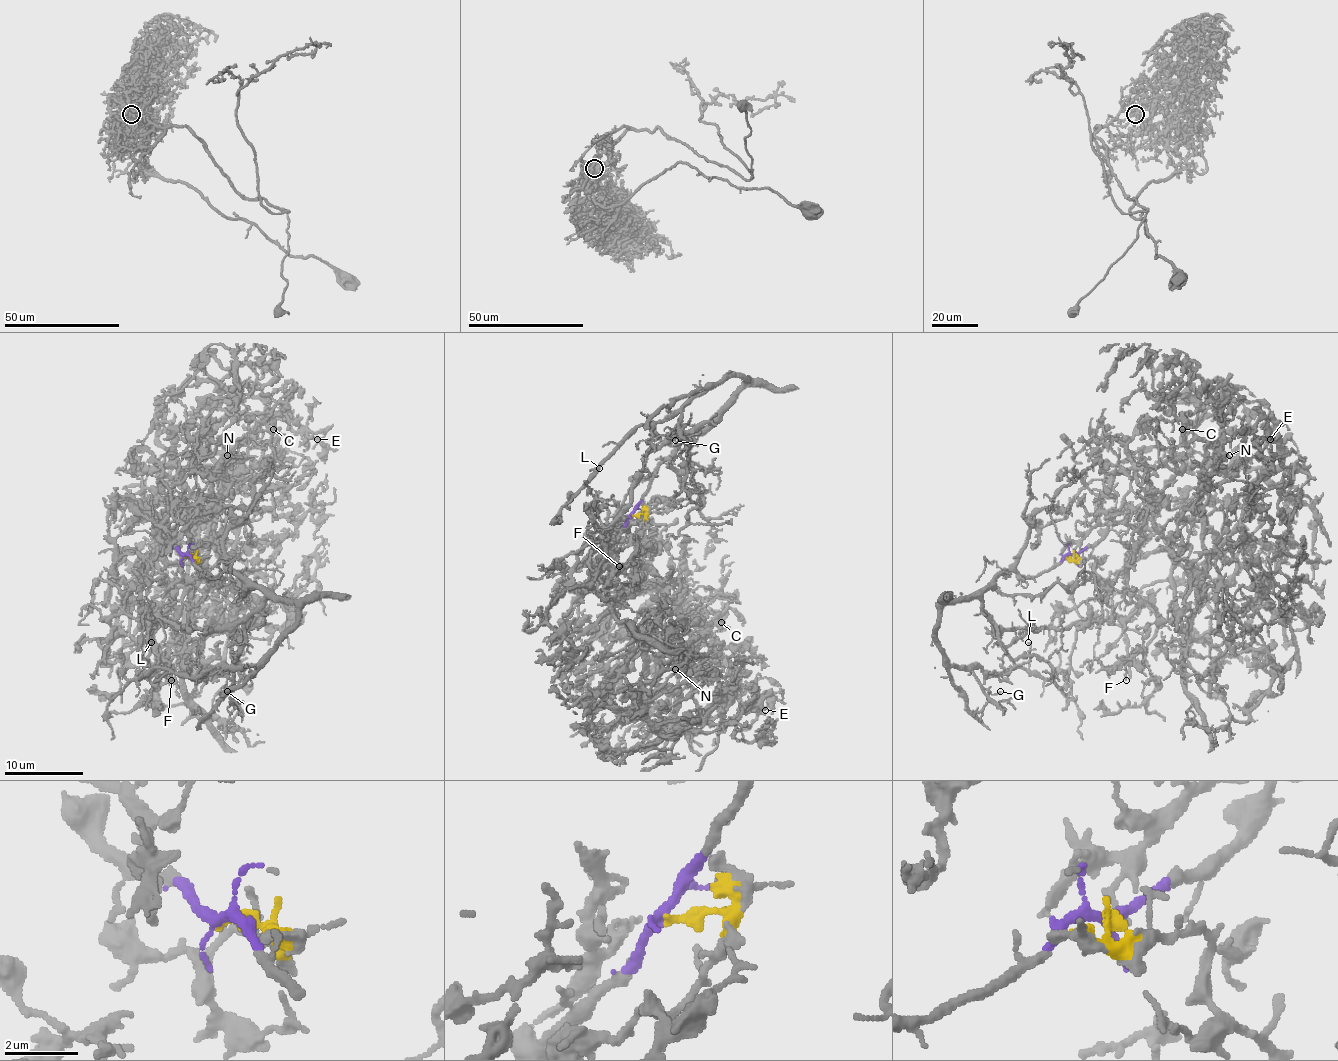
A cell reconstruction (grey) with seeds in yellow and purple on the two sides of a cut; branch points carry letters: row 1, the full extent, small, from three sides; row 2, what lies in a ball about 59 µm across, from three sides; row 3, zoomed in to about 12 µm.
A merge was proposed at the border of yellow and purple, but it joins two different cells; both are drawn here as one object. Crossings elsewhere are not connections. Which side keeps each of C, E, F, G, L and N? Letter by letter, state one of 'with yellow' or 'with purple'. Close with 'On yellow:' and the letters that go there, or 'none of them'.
C: with yellow
E: with yellow
F: with yellow
G: with purple
L: with purple
N: with yellow
On yellow: C, E, F, N

